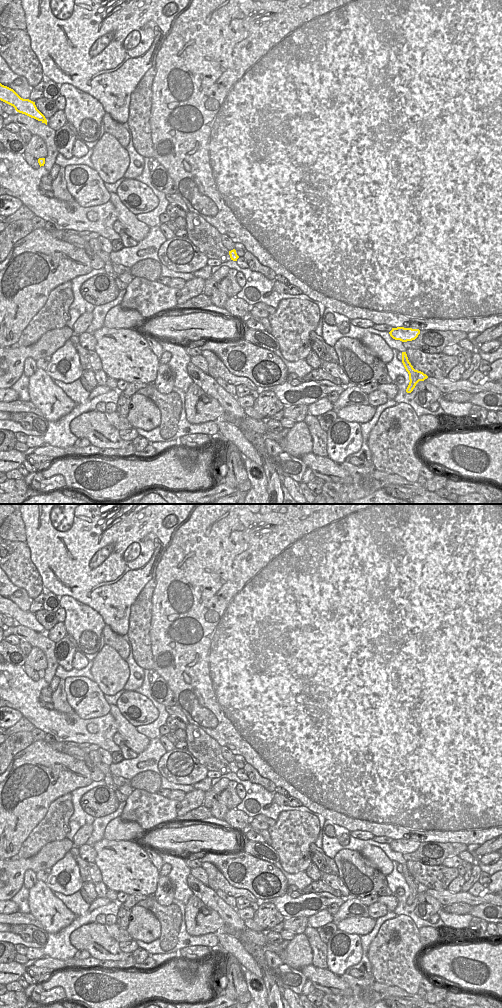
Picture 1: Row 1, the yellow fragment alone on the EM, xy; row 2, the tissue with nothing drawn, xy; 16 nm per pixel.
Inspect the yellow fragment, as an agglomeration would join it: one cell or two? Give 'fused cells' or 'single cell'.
fused cells

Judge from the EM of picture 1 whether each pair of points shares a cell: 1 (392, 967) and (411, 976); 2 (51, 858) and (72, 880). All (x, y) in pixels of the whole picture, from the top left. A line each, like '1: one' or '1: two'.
1: one
2: two

